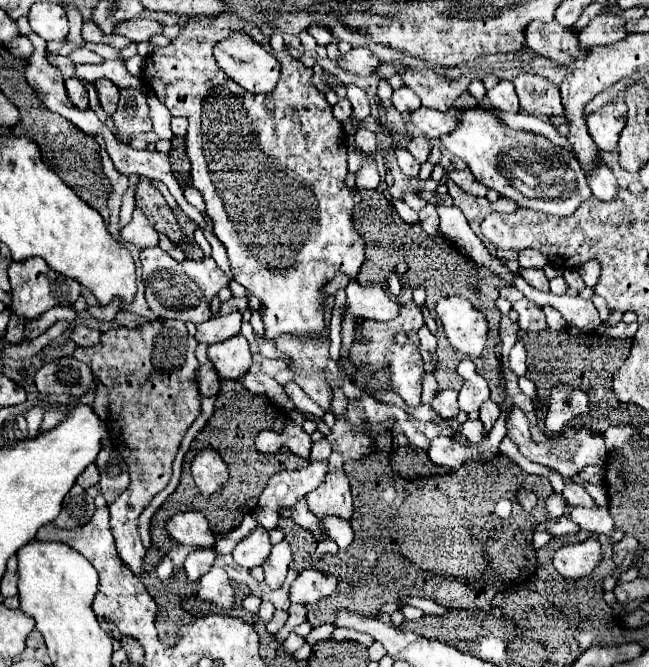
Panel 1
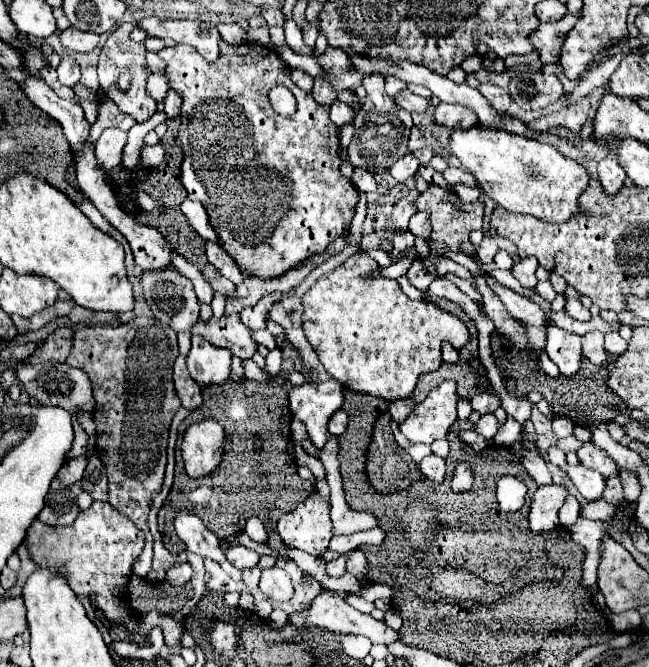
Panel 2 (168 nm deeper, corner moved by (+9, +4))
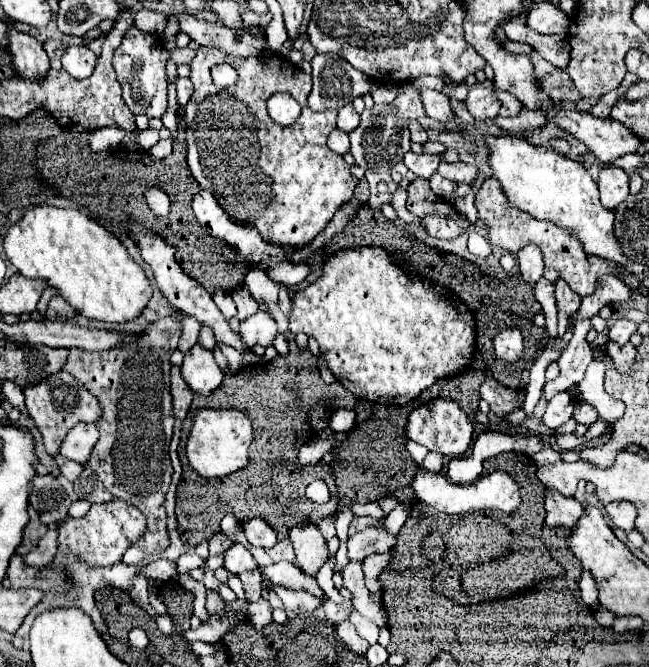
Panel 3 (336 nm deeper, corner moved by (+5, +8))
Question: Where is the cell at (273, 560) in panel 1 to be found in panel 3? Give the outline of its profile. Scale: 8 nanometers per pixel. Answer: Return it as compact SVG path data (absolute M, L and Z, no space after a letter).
M275 588L275 592L277 592L277 596L281 598L283 606L285 606L289 612L299 614L299 616L301 616L301 614L311 614L313 610L317 610L317 608L323 604L323 600L311 596L309 592L303 592L303 590L295 592L295 590L287 590L287 588Z

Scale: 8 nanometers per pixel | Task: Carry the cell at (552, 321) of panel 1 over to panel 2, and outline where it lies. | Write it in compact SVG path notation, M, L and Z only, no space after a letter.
M549 324L545 350L563 376L575 376L581 368L581 336Z

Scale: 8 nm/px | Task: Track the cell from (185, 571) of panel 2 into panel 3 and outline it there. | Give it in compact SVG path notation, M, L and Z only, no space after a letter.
M151 560L147 566L143 566L139 570L139 576L147 578L147 580L171 580L173 576L177 574L175 570L175 562L169 562L169 560Z

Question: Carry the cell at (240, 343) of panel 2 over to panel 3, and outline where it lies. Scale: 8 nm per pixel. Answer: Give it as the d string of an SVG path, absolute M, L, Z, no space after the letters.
M259 310L257 314L253 314L245 322L241 322L241 340L247 346L261 344L263 348L267 348L273 344L277 334L279 334L279 330L277 330L275 320L263 310Z

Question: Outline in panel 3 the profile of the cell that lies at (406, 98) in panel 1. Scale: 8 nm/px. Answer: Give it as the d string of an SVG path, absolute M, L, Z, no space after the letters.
M421 90L421 100L425 114L439 122L449 122L453 118L453 110L449 104L449 96L435 90Z

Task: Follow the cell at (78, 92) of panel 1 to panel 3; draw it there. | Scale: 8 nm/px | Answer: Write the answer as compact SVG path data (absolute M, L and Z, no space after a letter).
M69 46L61 58L63 70L73 78L89 78L97 64L97 56L89 46Z

